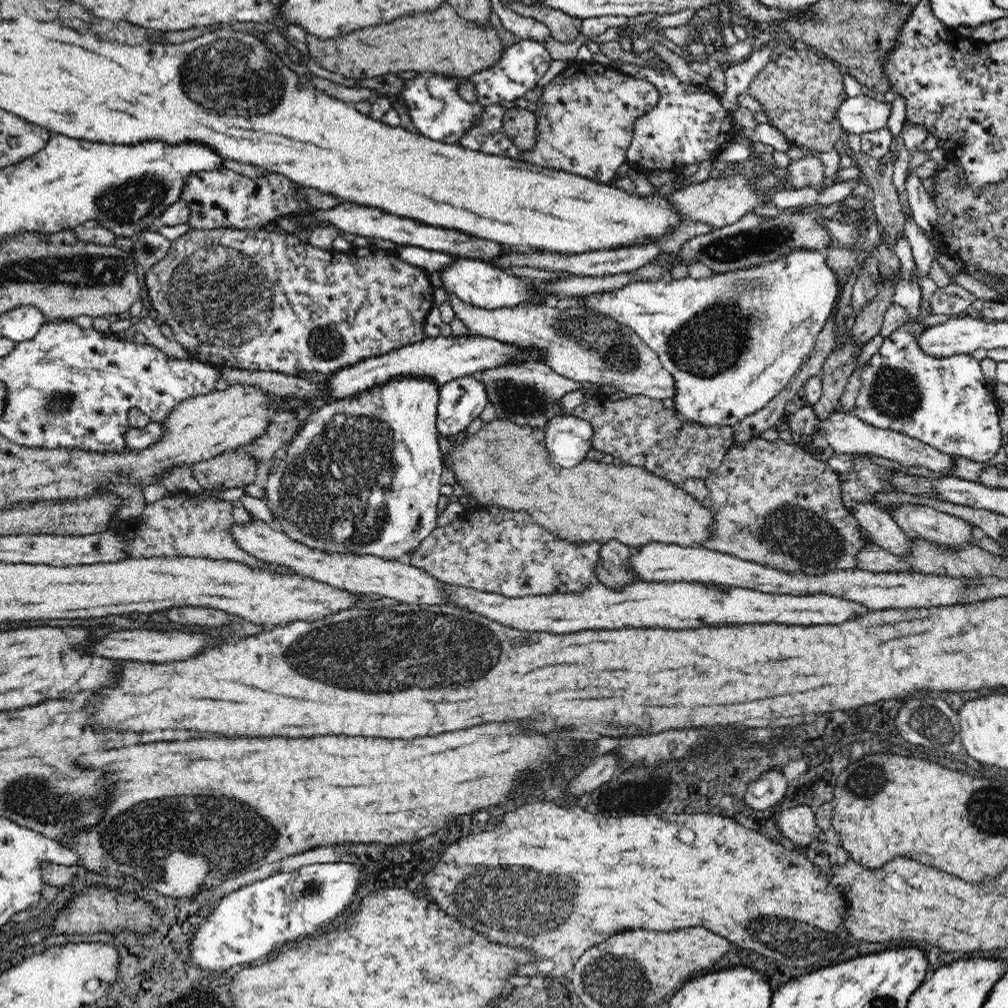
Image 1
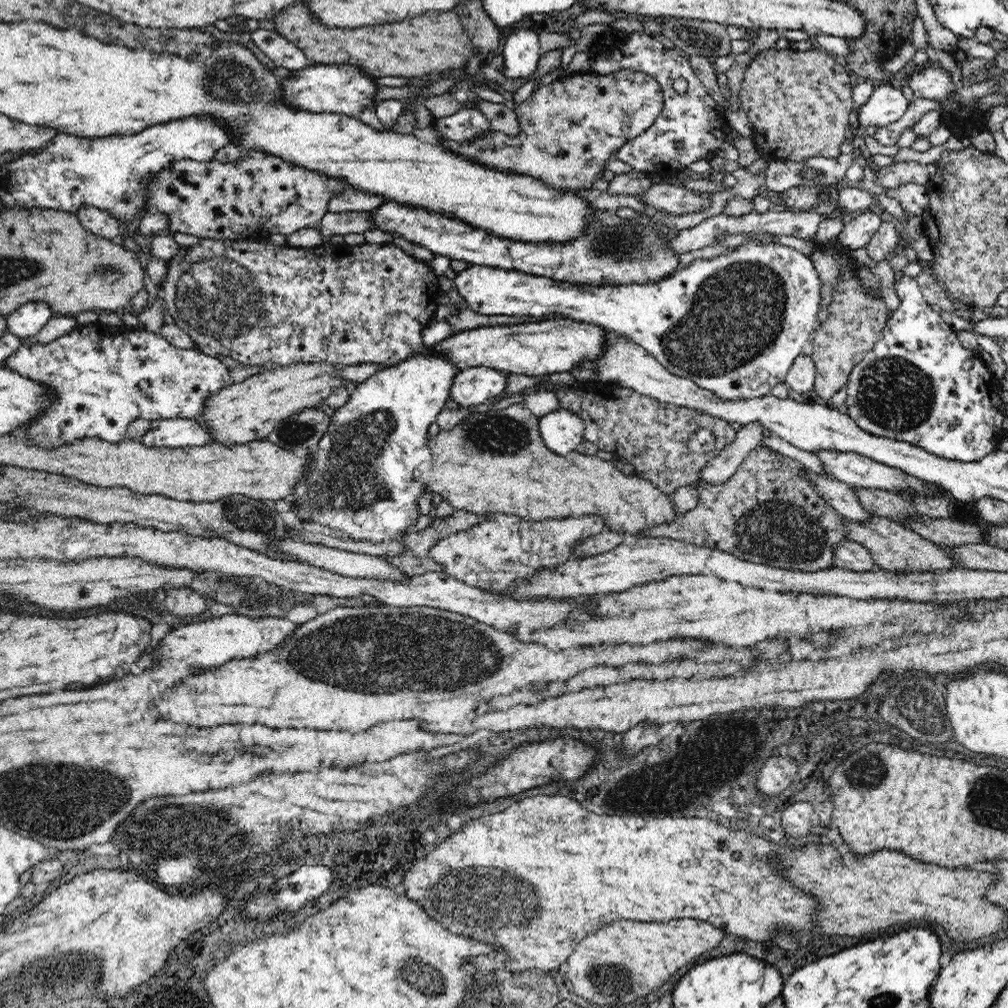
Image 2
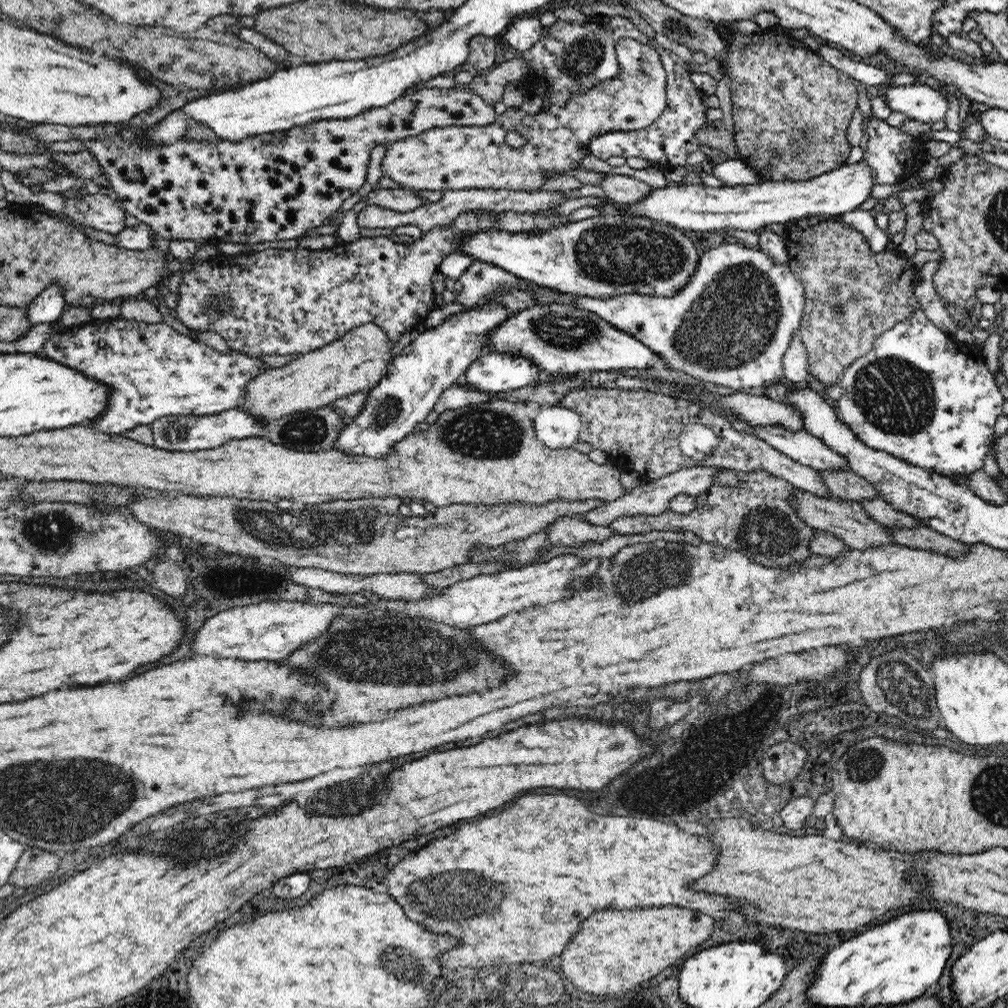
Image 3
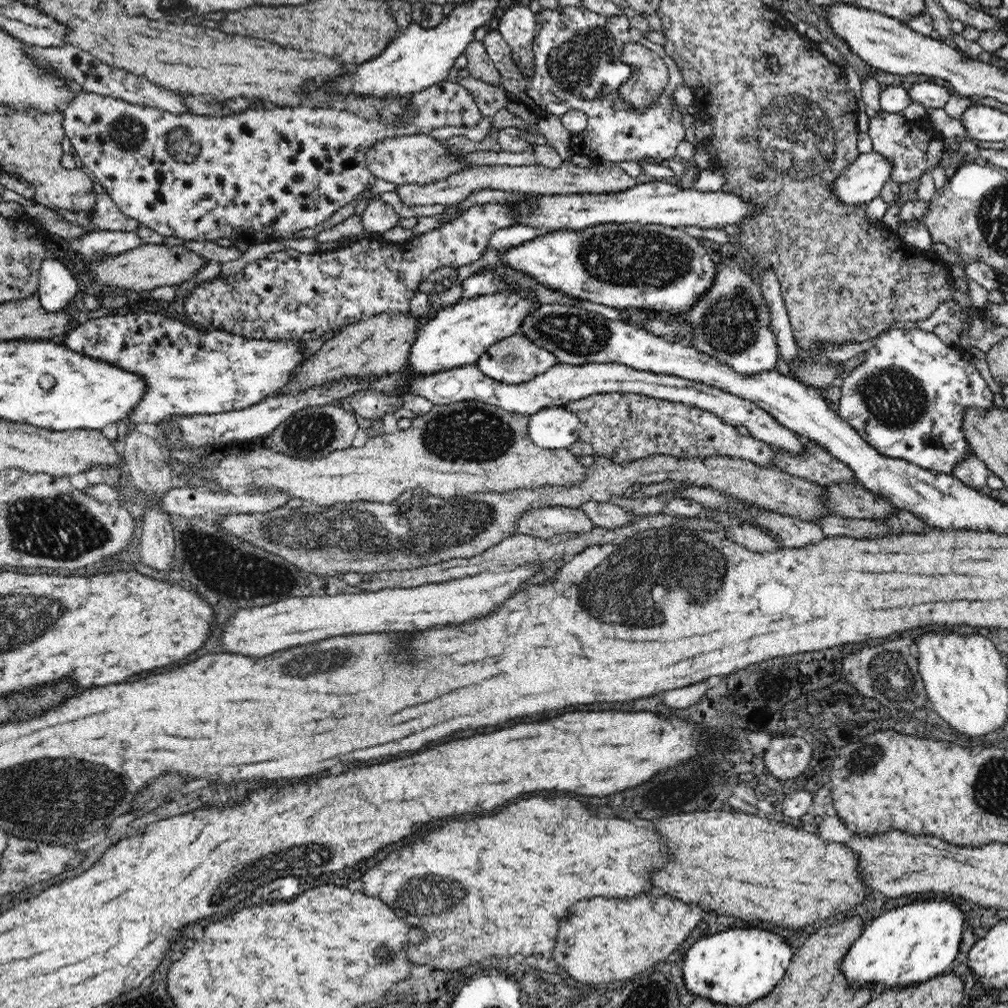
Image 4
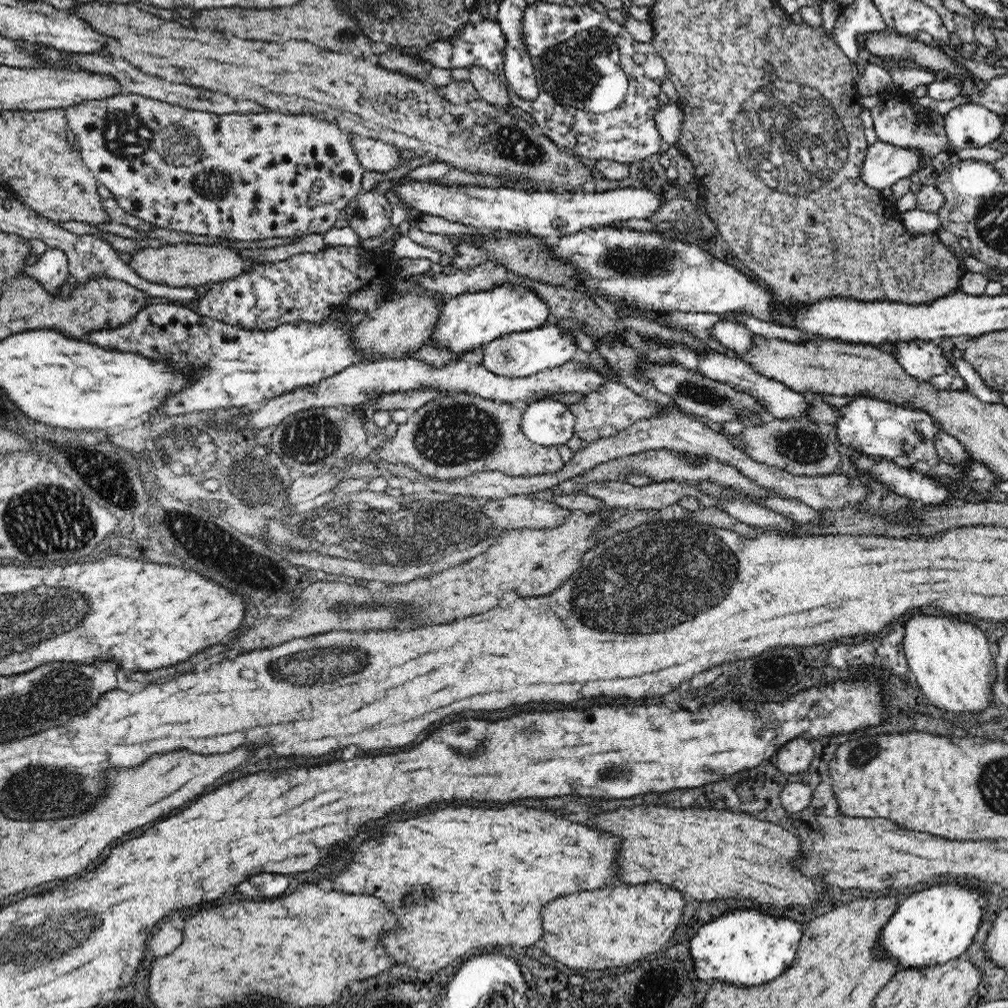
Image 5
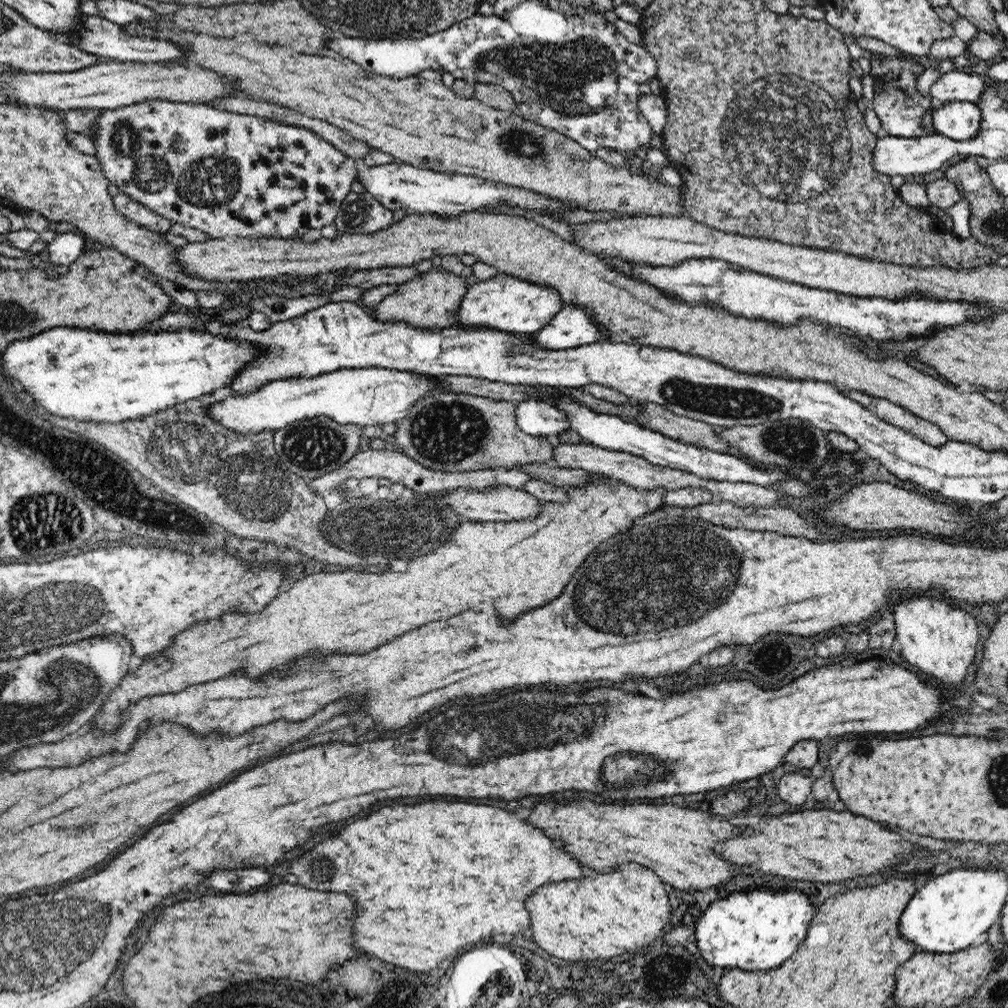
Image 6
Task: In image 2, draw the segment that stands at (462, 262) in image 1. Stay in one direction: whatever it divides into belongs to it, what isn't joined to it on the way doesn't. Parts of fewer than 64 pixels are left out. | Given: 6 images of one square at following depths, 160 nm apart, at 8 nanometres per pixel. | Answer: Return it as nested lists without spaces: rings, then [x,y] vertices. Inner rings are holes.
[[[746,242],[742,246],[736,247],[736,250],[730,252],[730,254],[721,254],[715,258],[708,258],[708,260],[695,260],[687,268],[678,270],[672,276],[659,280],[659,282],[650,282],[647,284],[596,287],[567,281],[555,281],[548,277],[534,276],[520,271],[508,271],[502,268],[486,267],[483,265],[472,265],[465,270],[455,273],[453,281],[456,284],[458,293],[460,293],[460,297],[465,301],[466,308],[470,308],[478,314],[485,314],[486,316],[542,316],[544,314],[552,314],[552,312],[560,312],[560,314],[565,314],[570,319],[592,323],[599,327],[609,328],[618,334],[626,335],[630,340],[644,347],[670,373],[682,378],[688,378],[696,383],[698,387],[705,391],[710,391],[716,397],[726,401],[759,399],[760,397],[770,395],[774,386],[780,384],[780,382],[785,382],[785,378],[788,376],[790,368],[794,366],[796,359],[800,358],[811,344],[812,336],[818,326],[816,315],[823,300],[822,281],[820,280],[818,271],[816,271],[816,265],[812,261],[812,254],[807,256],[794,248],[784,245],[759,245]]]

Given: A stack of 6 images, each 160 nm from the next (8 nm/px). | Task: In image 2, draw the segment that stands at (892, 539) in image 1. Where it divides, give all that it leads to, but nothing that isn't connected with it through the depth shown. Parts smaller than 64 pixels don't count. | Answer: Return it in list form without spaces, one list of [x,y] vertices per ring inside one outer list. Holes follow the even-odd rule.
[[[808,471],[809,479],[813,480],[816,490],[824,501],[838,511],[843,518],[854,523],[867,523],[873,515],[864,509],[864,505],[858,501],[856,493],[849,484],[830,479],[826,475],[821,476],[813,471]]]

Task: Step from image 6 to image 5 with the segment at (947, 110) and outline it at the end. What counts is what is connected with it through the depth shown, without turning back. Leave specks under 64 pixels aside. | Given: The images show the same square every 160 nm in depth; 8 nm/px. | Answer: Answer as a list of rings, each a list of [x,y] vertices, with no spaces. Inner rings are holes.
[[[960,104],[944,115],[943,125],[953,149],[982,148],[1003,133],[1003,117],[978,104]]]

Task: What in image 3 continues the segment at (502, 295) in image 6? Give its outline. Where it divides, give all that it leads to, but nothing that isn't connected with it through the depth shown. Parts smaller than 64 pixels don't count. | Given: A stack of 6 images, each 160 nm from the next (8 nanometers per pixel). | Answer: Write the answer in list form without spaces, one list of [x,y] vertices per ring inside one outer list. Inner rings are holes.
[[[490,303],[481,309],[470,308],[452,315],[437,327],[426,328],[388,364],[380,382],[367,391],[364,408],[340,430],[333,448],[346,455],[387,457],[396,443],[416,431],[420,422],[426,421],[440,395],[458,384],[470,364],[482,356],[490,332],[509,317],[504,305]]]

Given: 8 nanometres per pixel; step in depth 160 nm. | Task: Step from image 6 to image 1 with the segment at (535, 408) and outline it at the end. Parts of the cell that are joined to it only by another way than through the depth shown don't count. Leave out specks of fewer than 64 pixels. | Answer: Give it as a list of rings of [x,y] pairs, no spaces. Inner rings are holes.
[[[562,415],[545,428],[545,445],[552,460],[563,467],[580,464],[592,449],[593,426],[574,415]]]

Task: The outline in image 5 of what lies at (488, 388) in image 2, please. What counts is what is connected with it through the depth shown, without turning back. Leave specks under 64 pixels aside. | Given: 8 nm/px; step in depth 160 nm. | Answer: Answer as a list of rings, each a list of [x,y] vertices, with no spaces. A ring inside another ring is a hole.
[[[554,325],[529,330],[528,332],[513,332],[511,335],[501,336],[485,344],[481,350],[482,365],[490,372],[503,377],[522,378],[544,372],[546,369],[556,368],[578,357],[576,341],[572,335],[564,335]]]

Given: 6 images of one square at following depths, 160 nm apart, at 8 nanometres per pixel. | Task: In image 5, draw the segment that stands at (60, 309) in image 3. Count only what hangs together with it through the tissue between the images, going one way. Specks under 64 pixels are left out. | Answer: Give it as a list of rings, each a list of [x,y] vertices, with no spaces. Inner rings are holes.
[[[54,248],[39,256],[38,261],[27,265],[24,274],[36,279],[53,297],[62,295],[61,289],[66,285],[71,272],[68,269],[66,254]]]

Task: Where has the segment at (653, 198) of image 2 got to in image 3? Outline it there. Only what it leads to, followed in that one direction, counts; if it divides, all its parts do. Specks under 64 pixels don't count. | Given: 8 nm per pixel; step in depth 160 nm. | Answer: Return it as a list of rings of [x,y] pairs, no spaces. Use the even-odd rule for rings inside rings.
[[[617,173],[607,176],[601,183],[601,187],[606,197],[618,205],[636,204],[654,190],[644,181]]]

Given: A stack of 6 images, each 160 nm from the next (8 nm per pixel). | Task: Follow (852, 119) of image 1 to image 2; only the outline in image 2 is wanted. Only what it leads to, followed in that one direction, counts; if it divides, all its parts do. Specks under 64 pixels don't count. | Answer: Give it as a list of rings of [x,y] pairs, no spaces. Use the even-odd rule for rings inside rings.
[[[895,82],[876,84],[872,96],[866,104],[853,108],[856,121],[867,128],[868,126],[883,127],[896,122],[906,112],[908,102]]]

